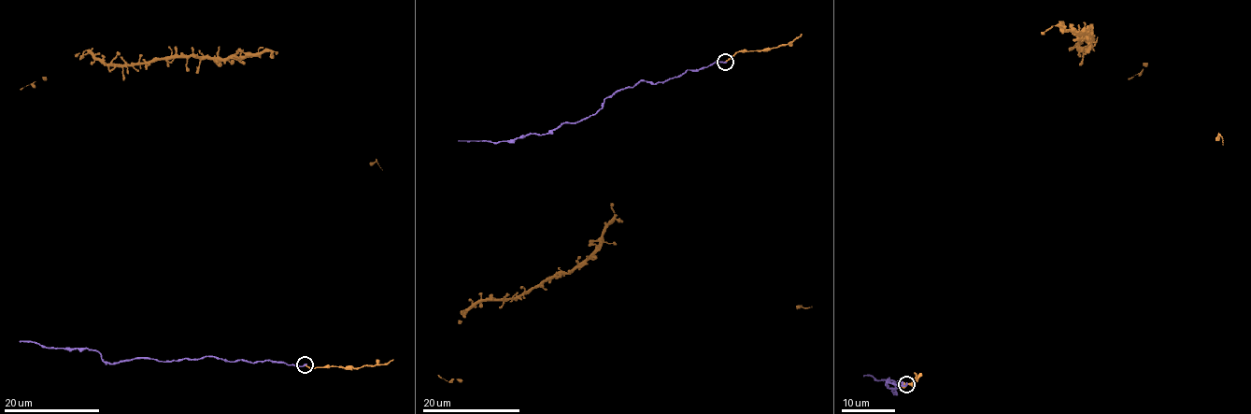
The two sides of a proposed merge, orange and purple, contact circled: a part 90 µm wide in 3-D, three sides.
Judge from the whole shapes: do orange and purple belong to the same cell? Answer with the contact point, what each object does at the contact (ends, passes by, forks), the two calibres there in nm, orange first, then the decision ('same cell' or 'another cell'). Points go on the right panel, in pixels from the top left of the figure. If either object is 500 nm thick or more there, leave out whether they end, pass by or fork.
at (906, 384); orange ends there; purple ends there; 180 nm thick on the orange side, 240 nm on the other; same cell

